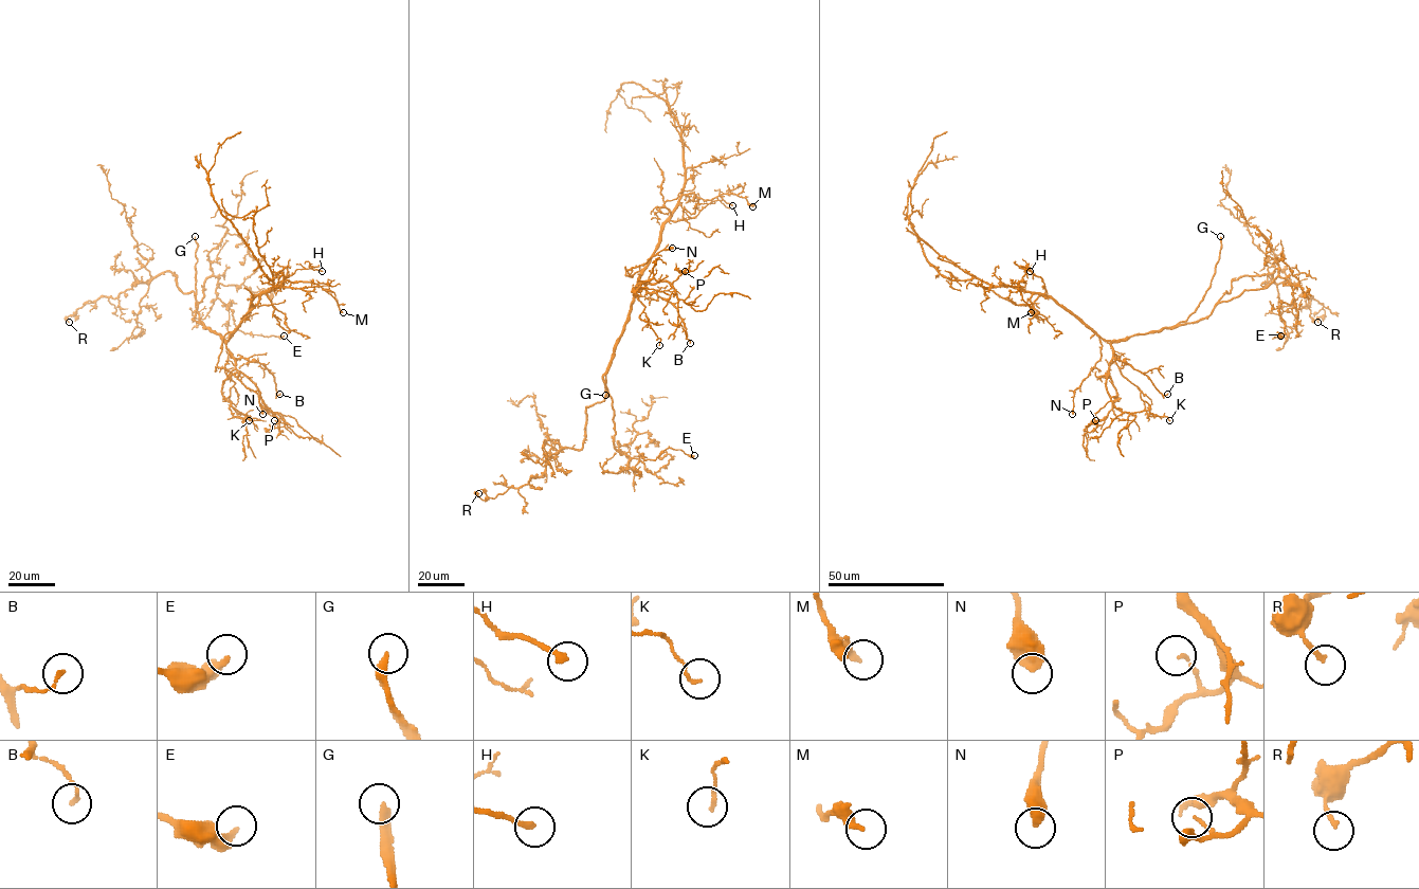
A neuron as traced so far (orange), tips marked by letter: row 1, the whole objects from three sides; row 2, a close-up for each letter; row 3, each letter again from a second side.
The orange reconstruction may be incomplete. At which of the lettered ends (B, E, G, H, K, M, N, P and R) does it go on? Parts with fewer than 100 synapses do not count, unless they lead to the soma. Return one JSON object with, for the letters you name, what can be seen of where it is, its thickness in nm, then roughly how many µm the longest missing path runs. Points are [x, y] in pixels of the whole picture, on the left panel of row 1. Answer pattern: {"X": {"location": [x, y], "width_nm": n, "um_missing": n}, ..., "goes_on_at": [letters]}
{"G": {"location": [195, 236], "width_nm": 320, "um_missing": 70}, "goes_on_at": ["G"]}

